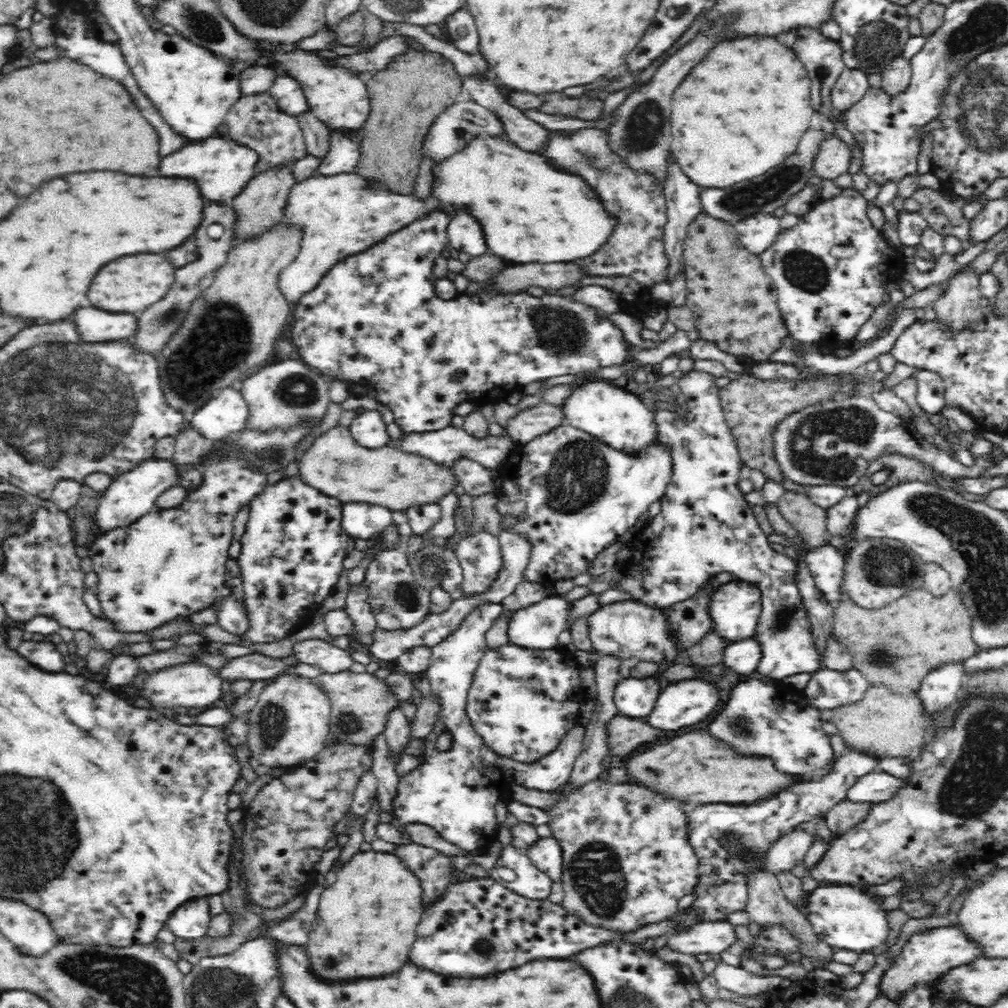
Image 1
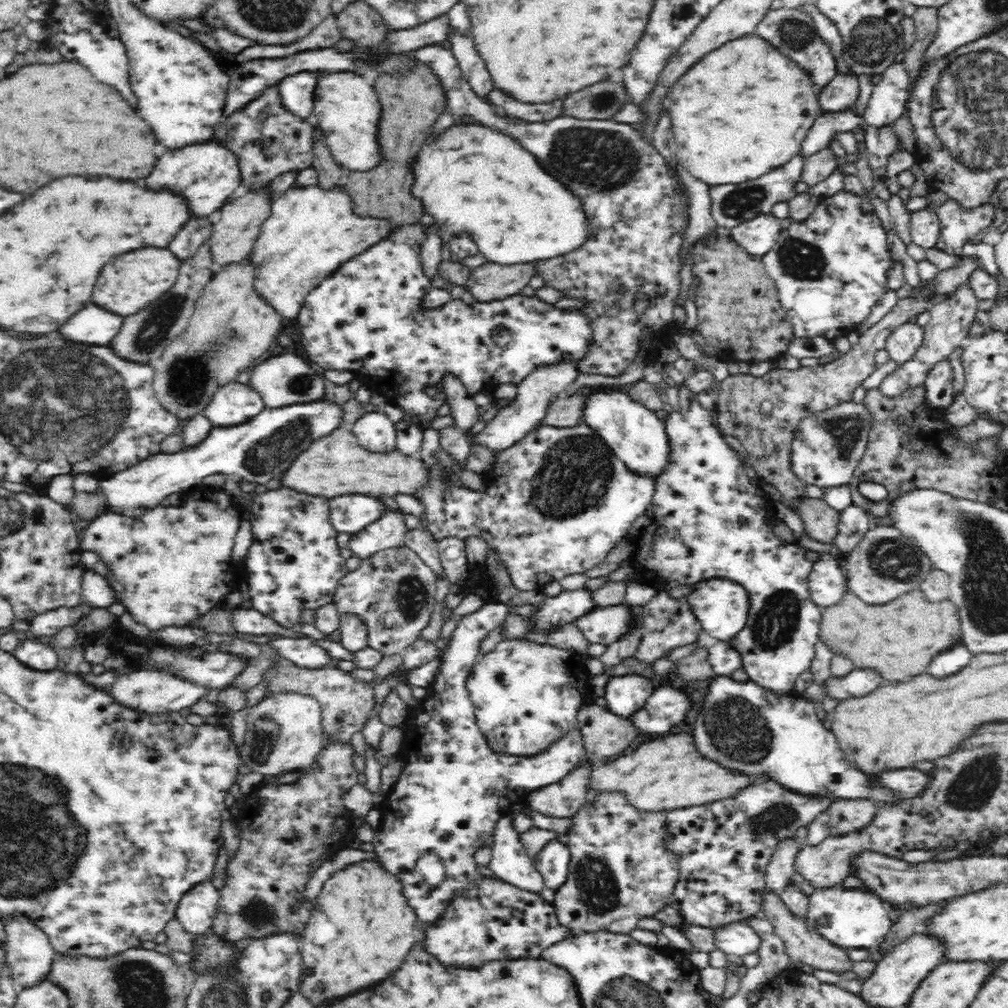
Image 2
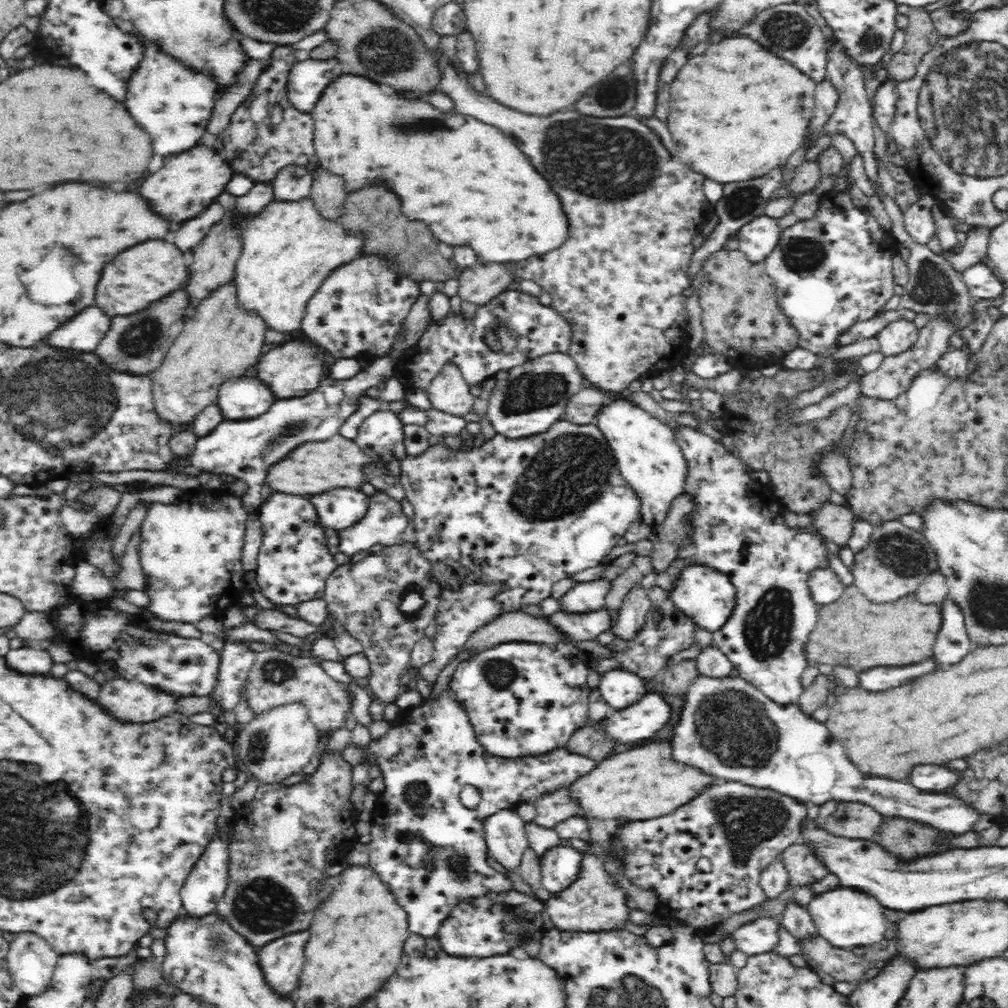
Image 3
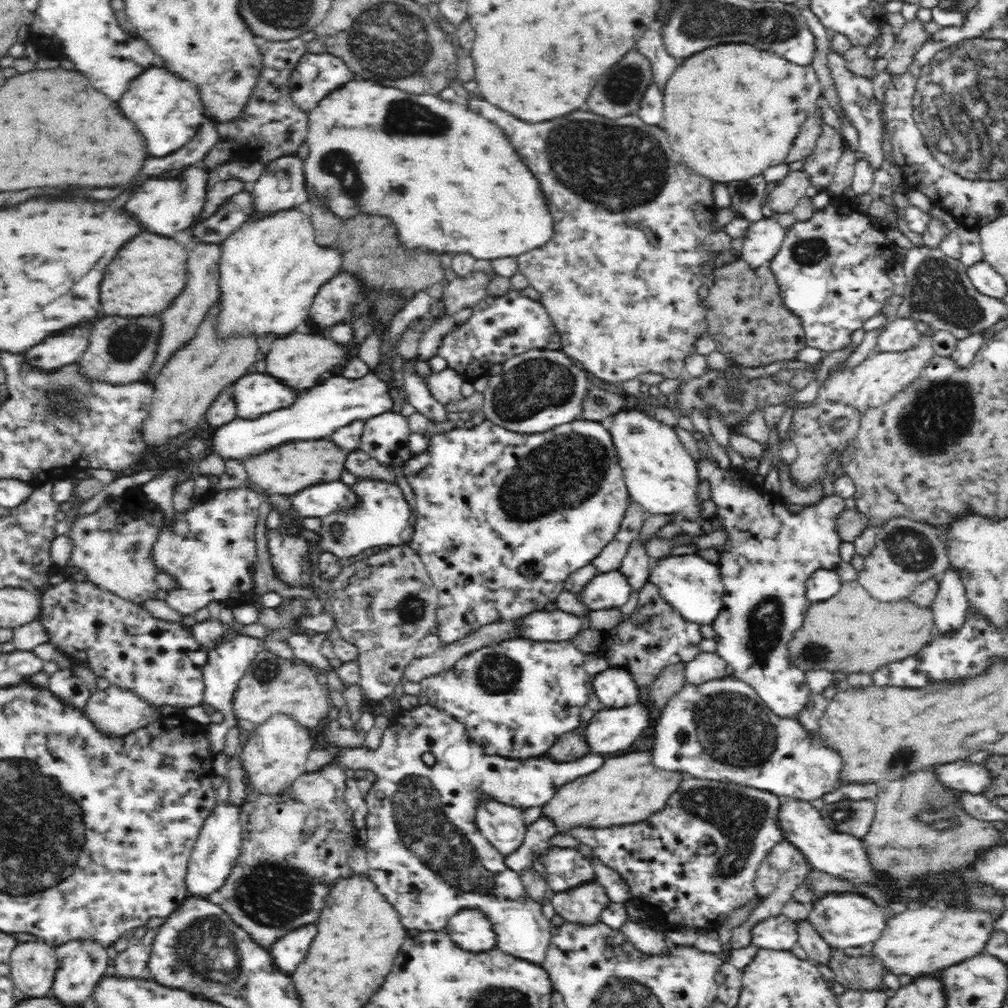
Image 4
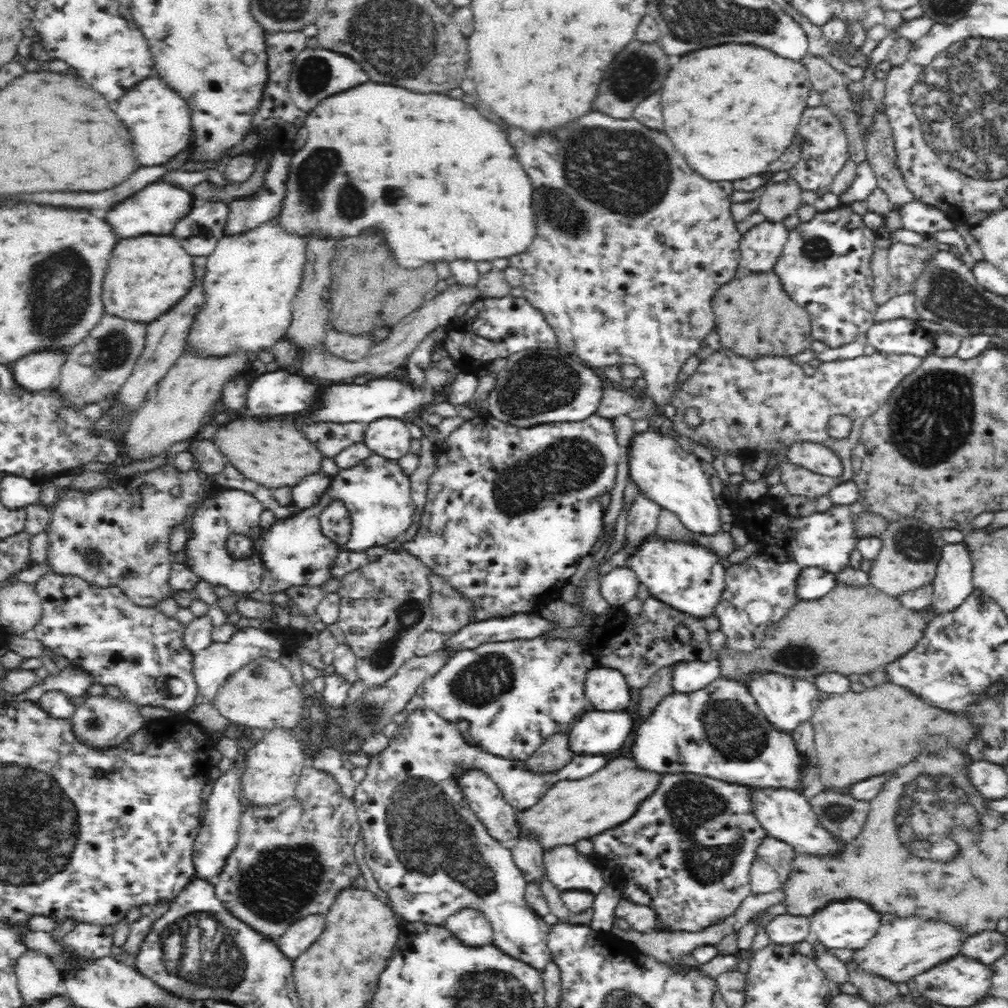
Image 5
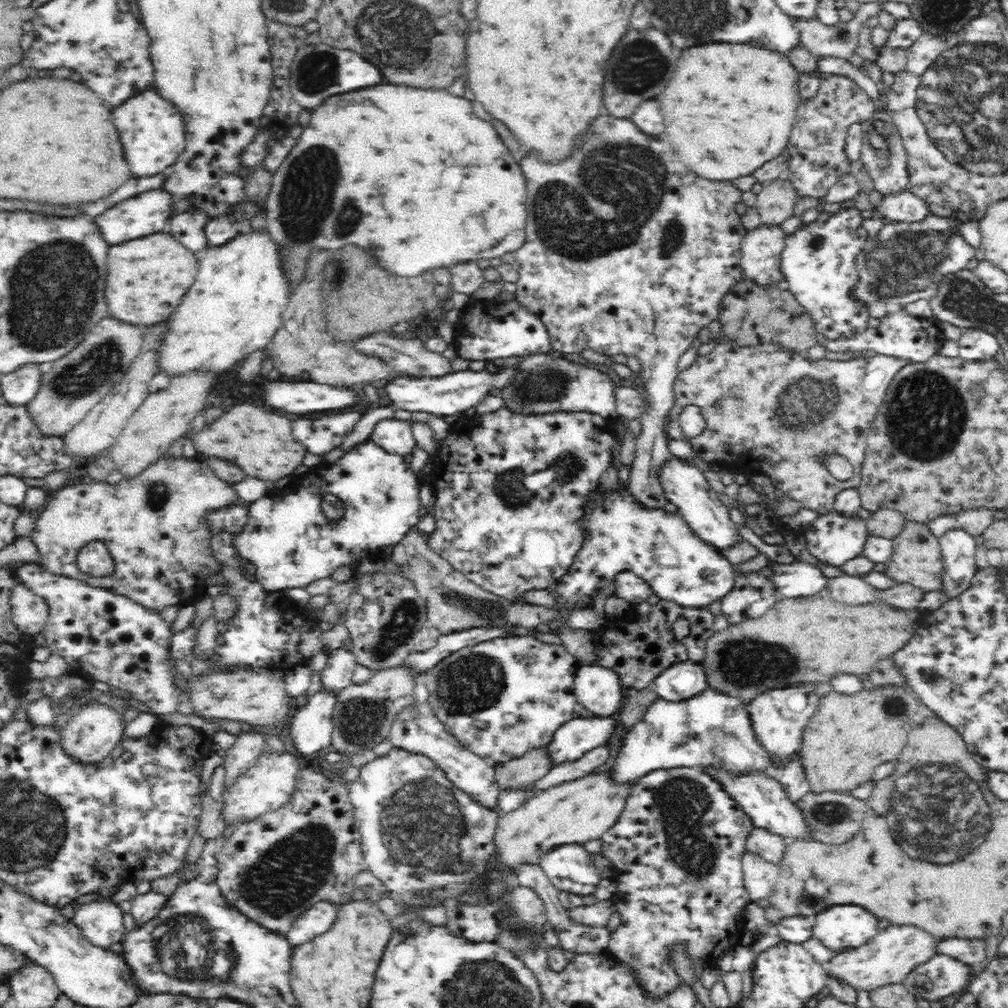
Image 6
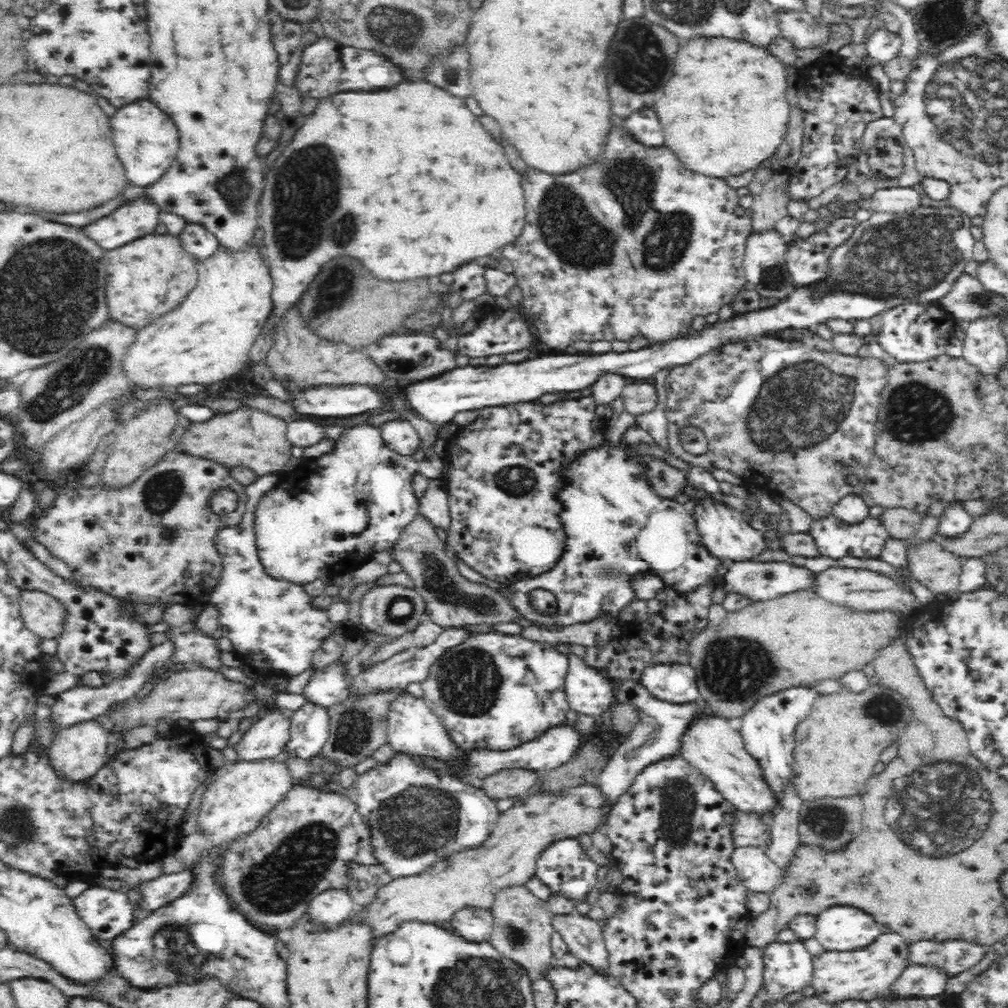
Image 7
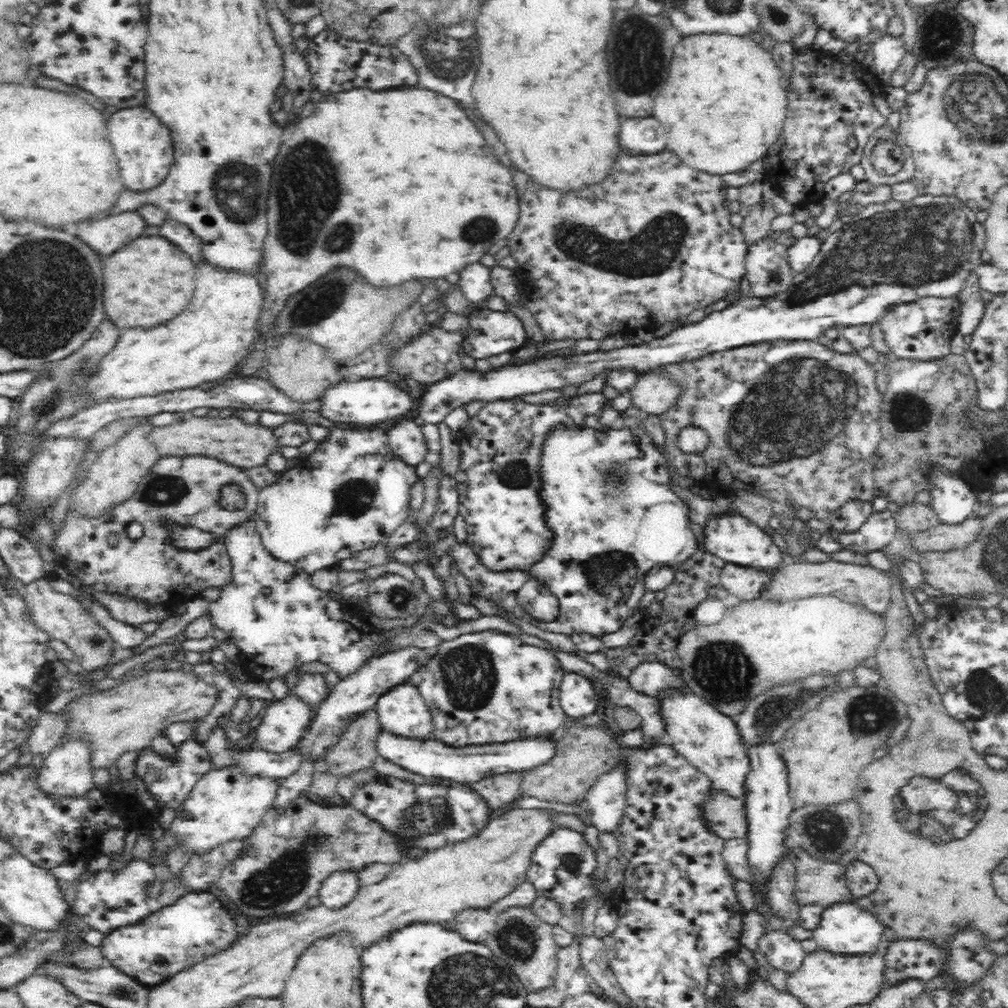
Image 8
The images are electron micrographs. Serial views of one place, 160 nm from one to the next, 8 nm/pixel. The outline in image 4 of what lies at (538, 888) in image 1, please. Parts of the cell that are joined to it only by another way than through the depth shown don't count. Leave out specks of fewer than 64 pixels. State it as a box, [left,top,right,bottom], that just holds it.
[475,793,527,856]

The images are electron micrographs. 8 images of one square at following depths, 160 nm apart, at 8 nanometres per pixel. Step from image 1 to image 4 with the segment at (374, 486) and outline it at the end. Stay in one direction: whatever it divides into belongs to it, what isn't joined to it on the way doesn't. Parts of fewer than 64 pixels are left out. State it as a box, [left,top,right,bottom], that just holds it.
[240,440,348,496]

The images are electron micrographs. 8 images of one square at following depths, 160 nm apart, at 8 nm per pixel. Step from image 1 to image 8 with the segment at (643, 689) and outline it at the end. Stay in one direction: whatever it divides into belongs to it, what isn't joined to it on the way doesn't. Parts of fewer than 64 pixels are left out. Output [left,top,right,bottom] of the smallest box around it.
[559,672,598,720]

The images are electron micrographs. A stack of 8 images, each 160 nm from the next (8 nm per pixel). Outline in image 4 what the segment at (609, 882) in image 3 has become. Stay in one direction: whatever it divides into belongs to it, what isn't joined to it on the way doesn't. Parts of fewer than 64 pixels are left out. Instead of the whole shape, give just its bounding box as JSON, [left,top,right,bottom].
[549,882,610,924]

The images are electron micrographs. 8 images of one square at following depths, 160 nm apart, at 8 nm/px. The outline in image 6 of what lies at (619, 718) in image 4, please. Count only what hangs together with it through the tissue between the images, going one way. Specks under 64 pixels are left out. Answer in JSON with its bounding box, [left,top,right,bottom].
[545,714,616,766]

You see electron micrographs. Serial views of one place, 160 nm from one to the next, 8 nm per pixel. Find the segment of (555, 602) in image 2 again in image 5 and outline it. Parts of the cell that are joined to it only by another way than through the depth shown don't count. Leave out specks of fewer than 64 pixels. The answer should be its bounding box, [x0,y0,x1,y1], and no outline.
[599,567,640,607]

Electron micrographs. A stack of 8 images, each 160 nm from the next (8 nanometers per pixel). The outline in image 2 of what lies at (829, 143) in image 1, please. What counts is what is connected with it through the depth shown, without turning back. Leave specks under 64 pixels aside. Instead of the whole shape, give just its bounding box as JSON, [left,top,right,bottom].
[801,147,841,186]

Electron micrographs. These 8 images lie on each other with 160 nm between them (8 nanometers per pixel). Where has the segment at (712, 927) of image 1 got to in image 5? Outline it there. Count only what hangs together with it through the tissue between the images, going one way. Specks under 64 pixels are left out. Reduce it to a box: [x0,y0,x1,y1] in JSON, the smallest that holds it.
[767,914,813,945]

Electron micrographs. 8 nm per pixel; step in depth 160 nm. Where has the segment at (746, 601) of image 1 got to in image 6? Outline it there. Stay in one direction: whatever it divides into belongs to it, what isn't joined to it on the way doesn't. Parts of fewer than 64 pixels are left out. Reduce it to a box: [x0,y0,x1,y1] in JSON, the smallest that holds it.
[546,482,740,615]

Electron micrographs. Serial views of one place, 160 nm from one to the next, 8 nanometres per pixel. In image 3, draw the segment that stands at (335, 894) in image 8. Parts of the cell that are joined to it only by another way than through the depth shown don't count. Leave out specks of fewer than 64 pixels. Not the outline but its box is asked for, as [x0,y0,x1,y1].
[257,930,310,995]

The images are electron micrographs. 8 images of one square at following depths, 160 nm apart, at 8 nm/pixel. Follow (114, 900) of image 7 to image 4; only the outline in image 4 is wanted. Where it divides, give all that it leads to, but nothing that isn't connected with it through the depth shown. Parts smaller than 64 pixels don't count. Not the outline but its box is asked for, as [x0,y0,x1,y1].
[50,938,110,1006]

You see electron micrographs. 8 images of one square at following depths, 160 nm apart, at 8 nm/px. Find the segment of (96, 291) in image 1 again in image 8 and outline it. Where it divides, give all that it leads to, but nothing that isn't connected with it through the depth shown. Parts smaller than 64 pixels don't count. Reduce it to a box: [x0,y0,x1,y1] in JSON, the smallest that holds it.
[102,236,194,328]

